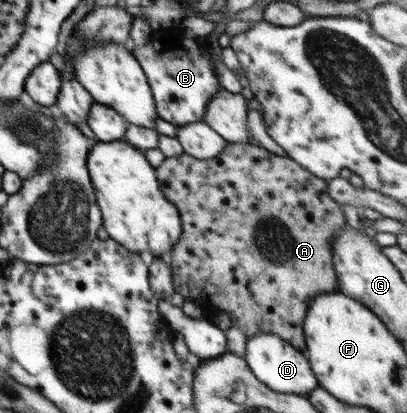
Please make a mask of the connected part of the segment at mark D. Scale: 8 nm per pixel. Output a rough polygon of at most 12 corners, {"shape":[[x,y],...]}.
{"shape":[[275,334],[247,339],[244,358],[274,392],[306,397],[319,382],[306,353]]}

